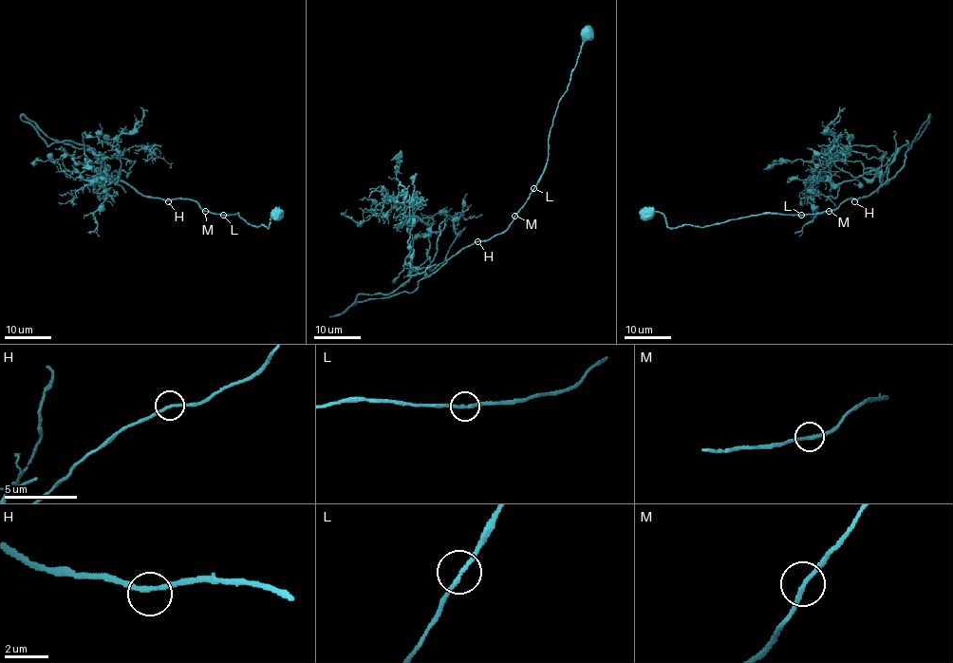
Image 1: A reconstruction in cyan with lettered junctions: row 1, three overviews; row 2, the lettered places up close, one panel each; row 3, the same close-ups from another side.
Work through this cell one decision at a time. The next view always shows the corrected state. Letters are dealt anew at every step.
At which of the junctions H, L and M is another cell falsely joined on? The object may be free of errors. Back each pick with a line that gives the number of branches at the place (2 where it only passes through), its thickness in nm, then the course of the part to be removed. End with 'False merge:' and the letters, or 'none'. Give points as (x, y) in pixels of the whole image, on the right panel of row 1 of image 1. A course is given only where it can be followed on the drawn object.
L: Branches: 2. Thickness 200 nm. Course of the part to remove: (801, 215), (770, 213), (705, 227), (684, 224), (672, 228), (667, 225), (666, 217), (658, 212), (640, 213)
False merge: L

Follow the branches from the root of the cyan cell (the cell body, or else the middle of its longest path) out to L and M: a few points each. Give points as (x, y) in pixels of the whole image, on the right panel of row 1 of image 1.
L: (855, 200), (847, 198), (833, 209), (801, 215)
M: (855, 200), (847, 198), (829, 211)

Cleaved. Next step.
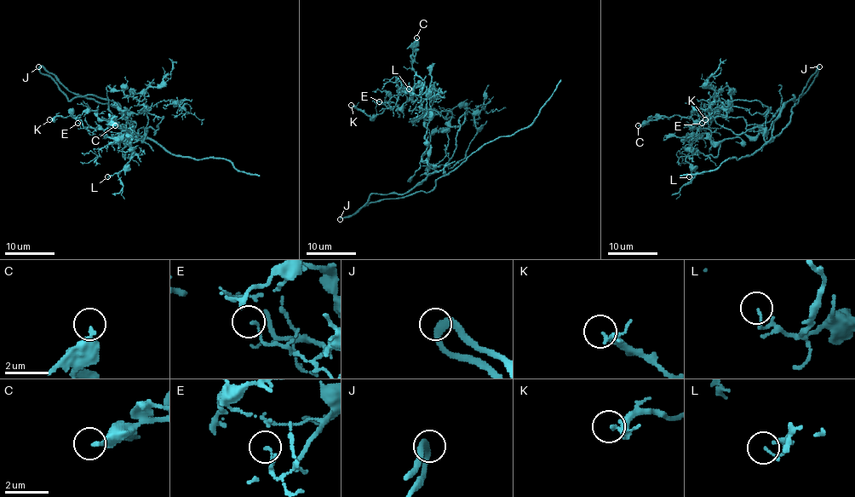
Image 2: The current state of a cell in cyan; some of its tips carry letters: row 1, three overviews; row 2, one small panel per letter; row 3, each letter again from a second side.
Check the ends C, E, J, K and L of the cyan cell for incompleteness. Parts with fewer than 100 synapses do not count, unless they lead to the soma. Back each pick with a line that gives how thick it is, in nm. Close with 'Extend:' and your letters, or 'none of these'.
Extend: none of these

